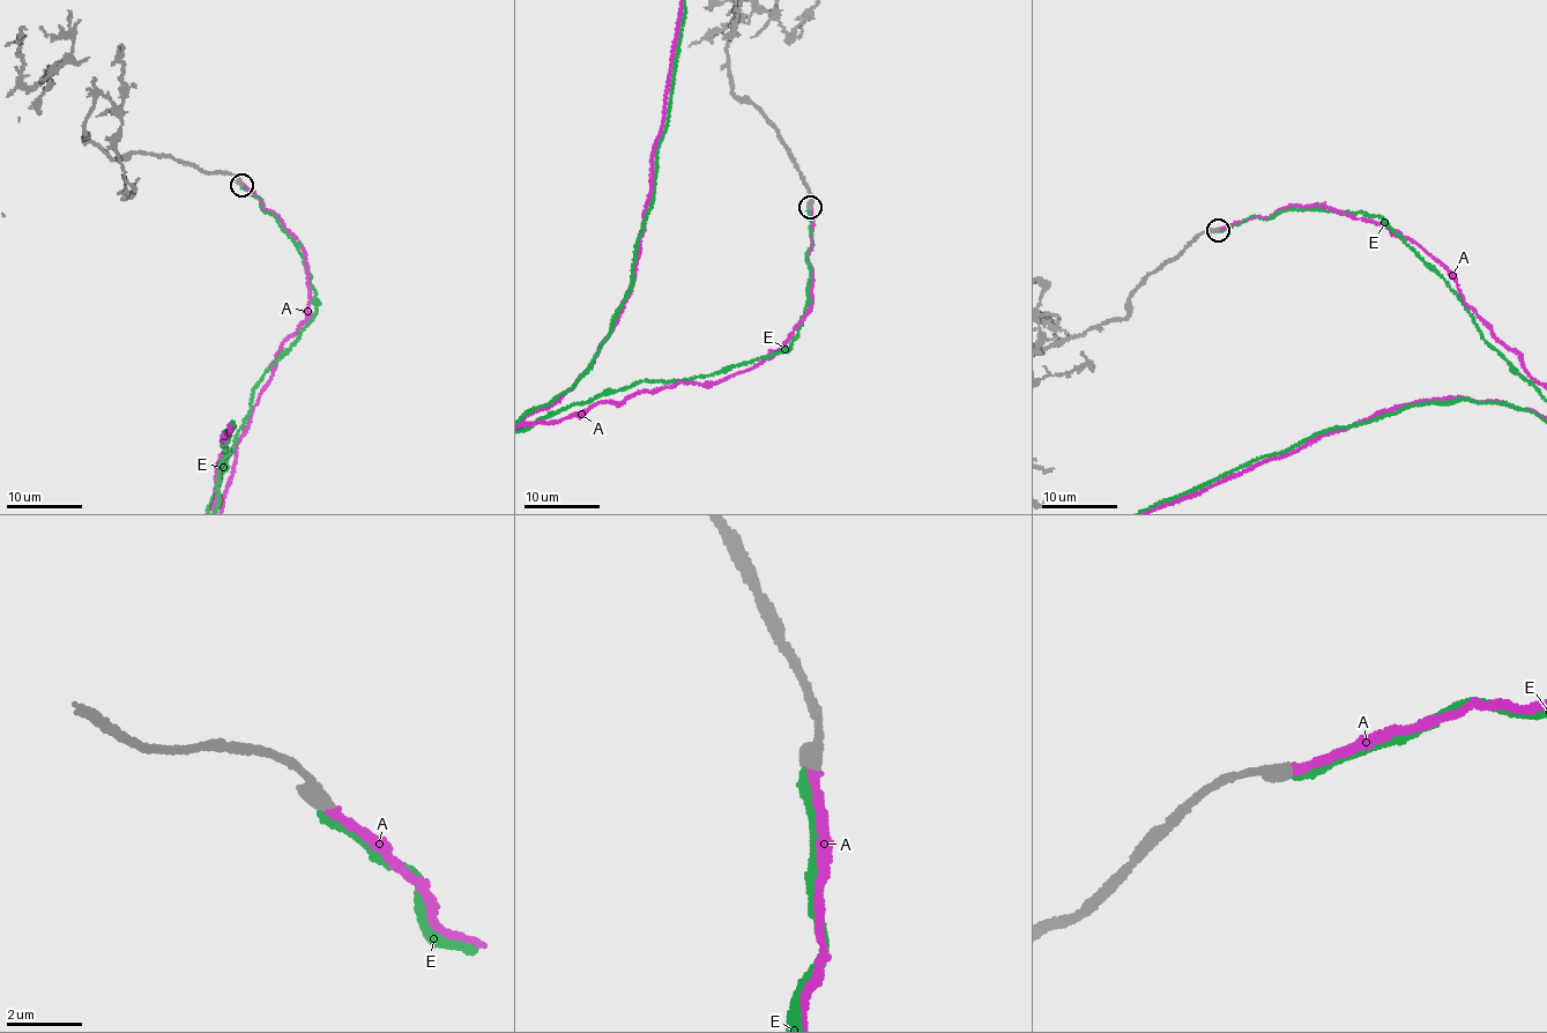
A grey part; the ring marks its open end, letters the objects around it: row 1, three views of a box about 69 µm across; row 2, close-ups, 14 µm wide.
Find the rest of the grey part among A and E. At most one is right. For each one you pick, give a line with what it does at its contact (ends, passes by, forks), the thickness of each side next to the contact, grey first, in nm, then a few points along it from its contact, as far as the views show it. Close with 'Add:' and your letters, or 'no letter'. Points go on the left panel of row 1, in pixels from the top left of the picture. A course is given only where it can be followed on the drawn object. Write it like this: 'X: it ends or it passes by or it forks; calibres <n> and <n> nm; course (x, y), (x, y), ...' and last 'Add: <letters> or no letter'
A: it ends; calibres 440 and 200 nm
Add: A

